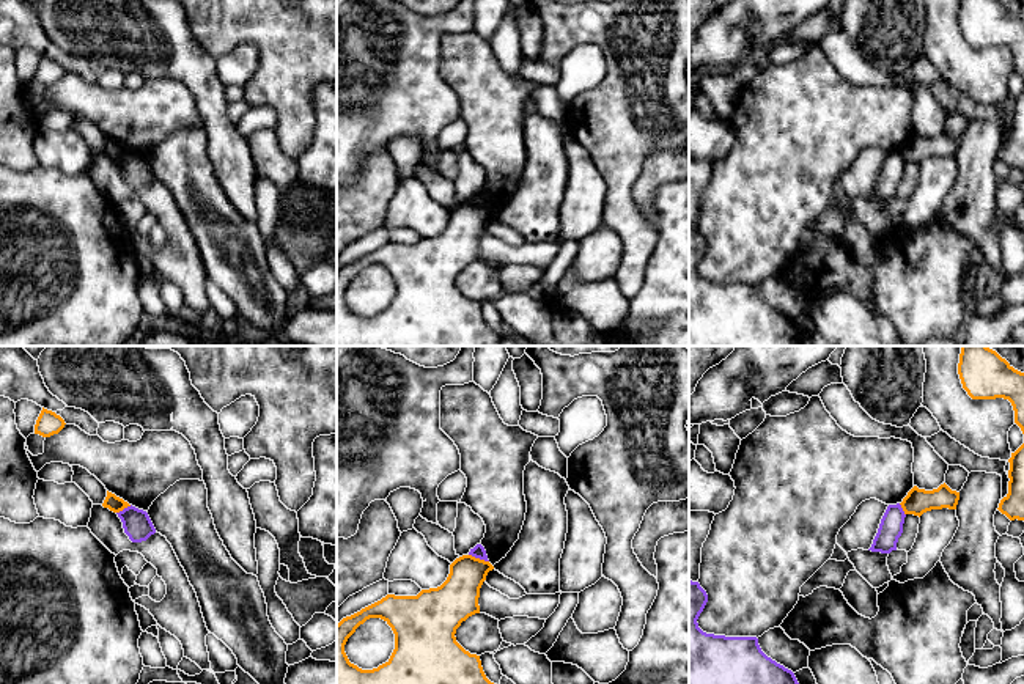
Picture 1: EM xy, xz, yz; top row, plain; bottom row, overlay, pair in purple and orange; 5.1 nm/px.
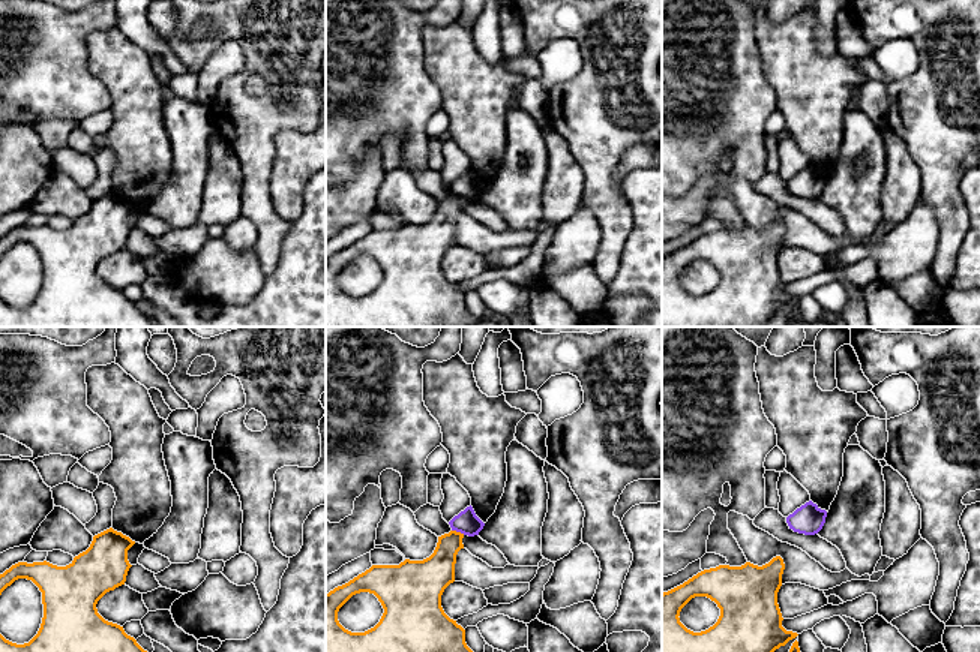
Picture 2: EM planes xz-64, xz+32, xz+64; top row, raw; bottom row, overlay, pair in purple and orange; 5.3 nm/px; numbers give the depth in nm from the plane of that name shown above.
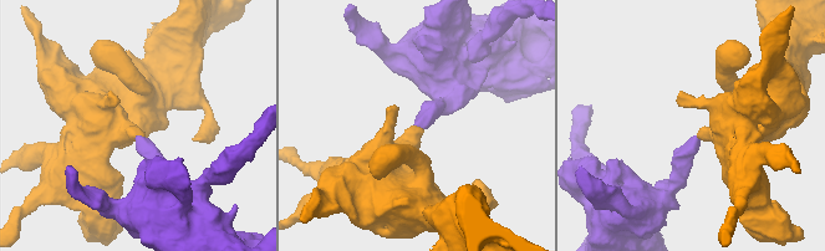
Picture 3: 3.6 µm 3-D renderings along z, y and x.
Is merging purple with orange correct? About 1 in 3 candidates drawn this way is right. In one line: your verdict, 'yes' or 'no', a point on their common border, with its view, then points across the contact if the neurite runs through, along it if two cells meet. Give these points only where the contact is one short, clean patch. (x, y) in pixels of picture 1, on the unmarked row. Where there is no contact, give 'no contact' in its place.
no; contact xz (478, 205); border xz (469, 202), (488, 209)

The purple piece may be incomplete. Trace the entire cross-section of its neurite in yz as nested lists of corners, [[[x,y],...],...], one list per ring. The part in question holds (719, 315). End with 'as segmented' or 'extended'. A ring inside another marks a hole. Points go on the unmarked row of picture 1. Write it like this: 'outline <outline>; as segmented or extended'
outline [[[689,228],[689,346],[794,346],[801,336],[794,321],[768,305],[757,285],[714,283],[698,275],[706,250],[706,239]]]; as segmented

